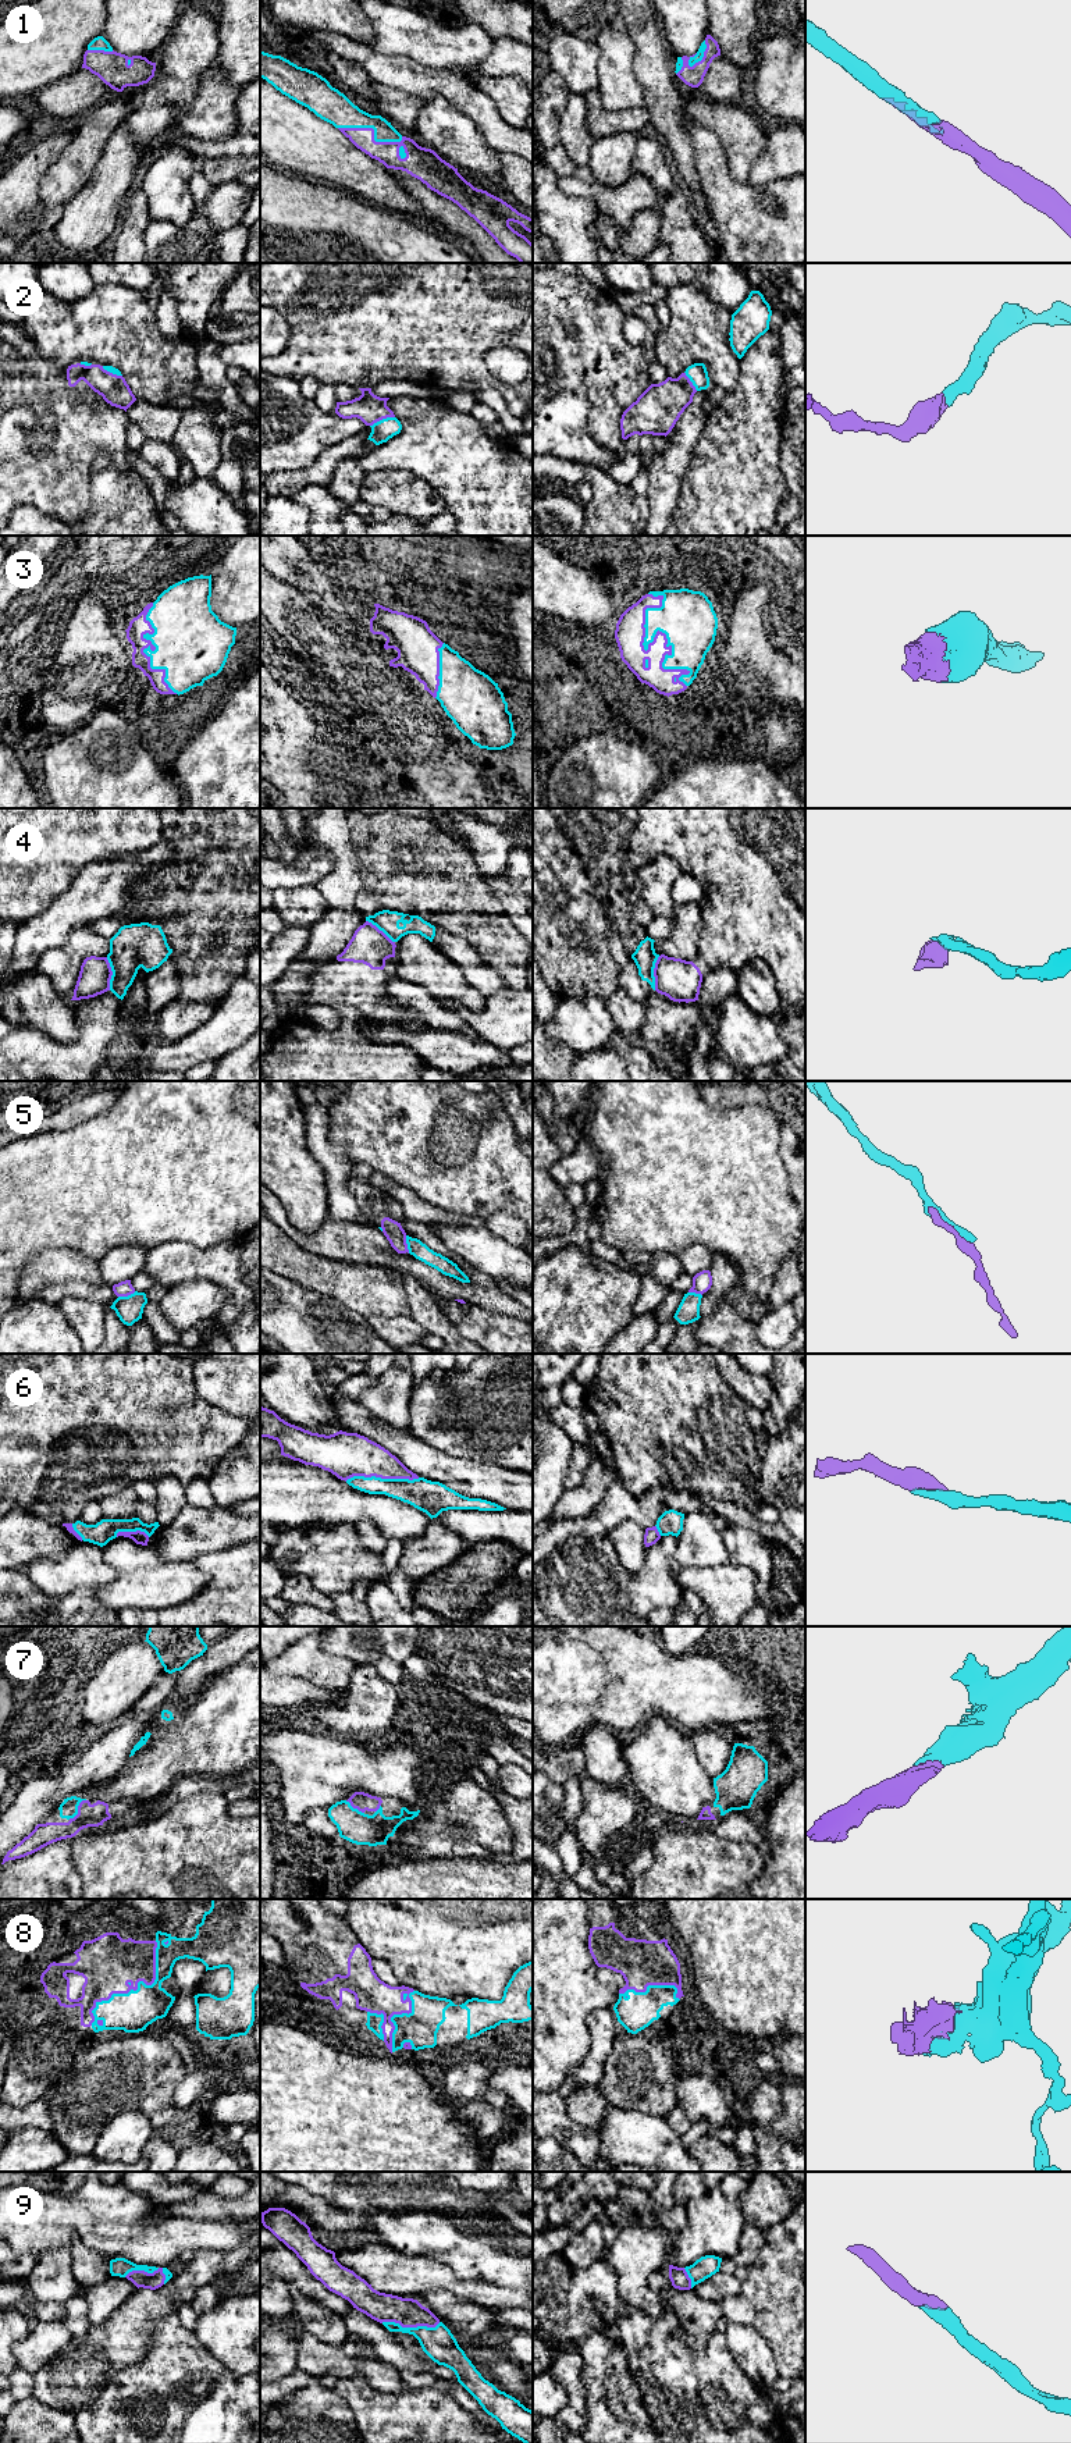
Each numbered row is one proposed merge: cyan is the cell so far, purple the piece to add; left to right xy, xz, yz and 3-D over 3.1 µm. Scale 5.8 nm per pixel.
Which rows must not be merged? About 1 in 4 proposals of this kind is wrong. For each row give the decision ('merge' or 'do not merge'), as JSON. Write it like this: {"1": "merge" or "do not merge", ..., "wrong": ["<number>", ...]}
{"1": "merge", "2": "merge", "3": "merge", "4": "do not merge", "5": "do not merge", "6": "merge", "7": "merge", "8": "merge", "9": "merge", "wrong": ["4", "5"]}

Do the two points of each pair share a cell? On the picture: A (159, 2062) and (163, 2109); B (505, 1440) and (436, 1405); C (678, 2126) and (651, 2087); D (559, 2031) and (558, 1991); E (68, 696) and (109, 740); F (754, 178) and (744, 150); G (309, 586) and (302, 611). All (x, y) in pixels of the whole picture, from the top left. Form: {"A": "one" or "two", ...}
{"A": "two", "B": "one", "C": "two", "D": "one", "E": "two", "F": "two", "G": "two"}

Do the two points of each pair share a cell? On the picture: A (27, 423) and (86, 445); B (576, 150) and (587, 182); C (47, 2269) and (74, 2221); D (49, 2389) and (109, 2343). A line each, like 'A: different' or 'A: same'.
A: same
B: different
C: different
D: same

